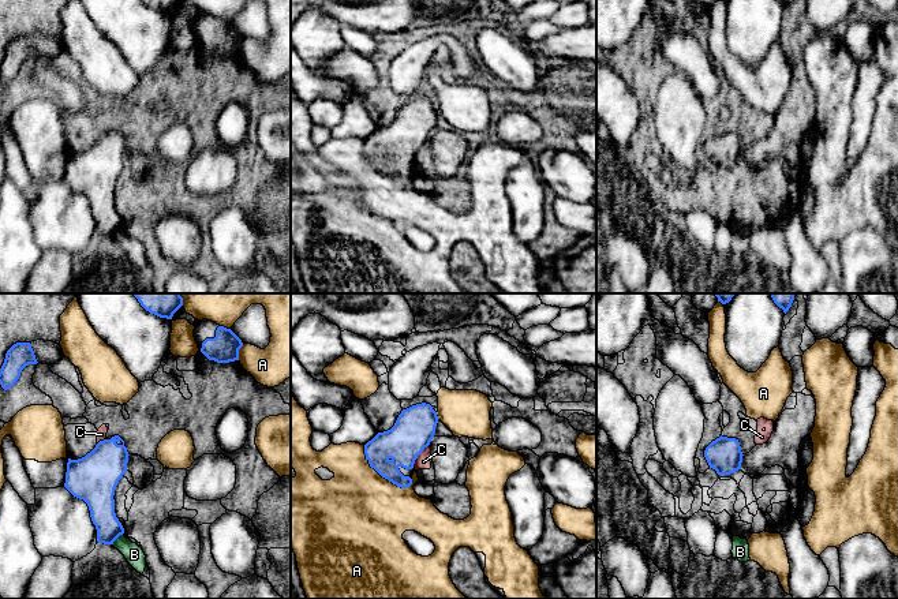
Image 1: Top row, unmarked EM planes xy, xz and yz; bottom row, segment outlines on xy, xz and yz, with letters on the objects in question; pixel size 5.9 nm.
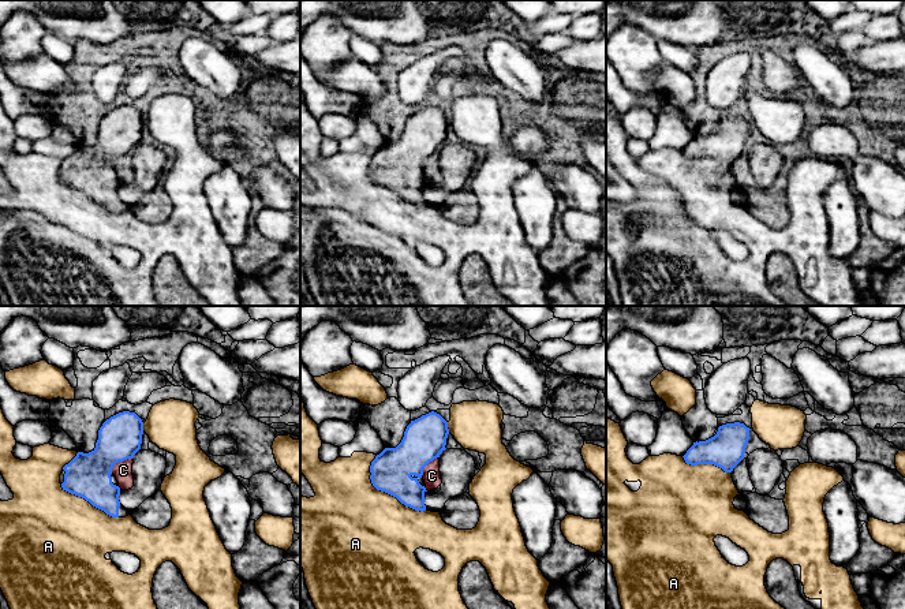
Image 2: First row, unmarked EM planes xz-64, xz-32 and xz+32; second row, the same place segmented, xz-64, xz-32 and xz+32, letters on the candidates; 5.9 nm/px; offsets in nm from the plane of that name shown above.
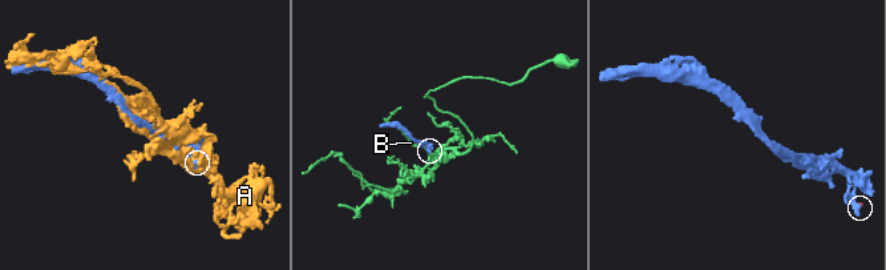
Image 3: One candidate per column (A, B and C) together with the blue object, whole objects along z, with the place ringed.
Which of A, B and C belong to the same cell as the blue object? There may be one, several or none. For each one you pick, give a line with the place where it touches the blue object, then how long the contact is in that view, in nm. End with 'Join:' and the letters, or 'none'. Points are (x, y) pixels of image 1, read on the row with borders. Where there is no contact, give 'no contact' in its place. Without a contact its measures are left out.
Join: none

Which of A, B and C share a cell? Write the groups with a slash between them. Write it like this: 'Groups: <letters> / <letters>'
Groups: A / B / C

